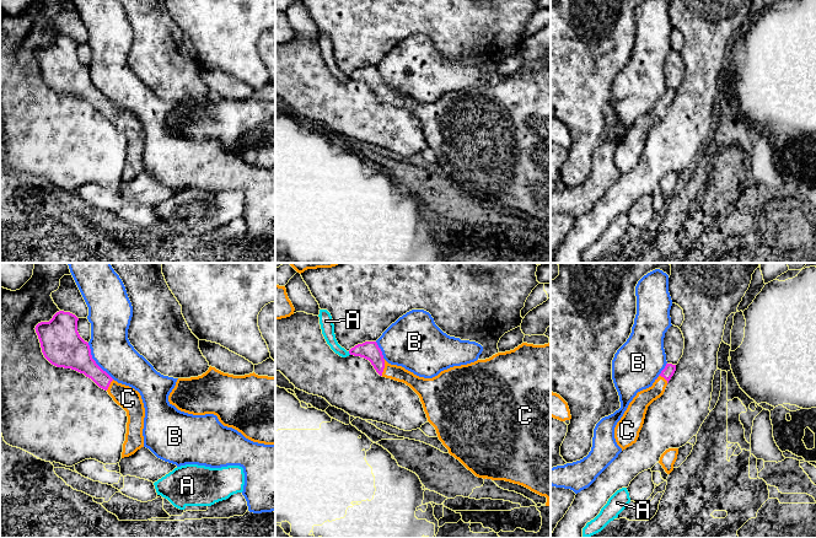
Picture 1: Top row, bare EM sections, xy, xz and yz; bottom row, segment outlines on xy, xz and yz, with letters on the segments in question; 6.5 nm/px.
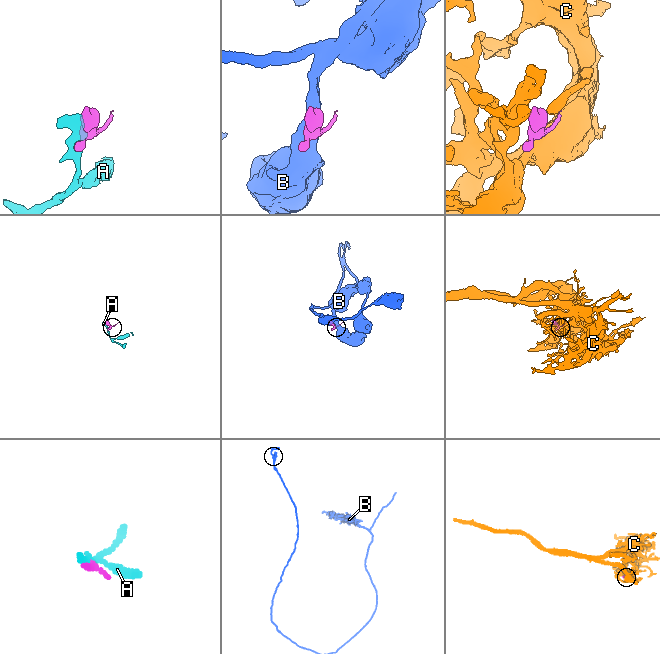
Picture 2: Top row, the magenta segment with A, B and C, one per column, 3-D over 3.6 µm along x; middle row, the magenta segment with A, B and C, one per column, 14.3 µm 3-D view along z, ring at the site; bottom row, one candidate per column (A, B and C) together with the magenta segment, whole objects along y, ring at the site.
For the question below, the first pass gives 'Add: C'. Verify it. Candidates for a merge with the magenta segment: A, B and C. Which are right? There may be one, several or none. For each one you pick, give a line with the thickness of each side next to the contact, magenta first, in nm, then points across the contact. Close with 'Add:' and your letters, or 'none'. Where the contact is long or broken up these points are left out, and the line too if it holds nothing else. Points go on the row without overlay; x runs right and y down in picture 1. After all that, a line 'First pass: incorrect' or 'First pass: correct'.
C: 120/100 nm
Add: C
First pass: correct

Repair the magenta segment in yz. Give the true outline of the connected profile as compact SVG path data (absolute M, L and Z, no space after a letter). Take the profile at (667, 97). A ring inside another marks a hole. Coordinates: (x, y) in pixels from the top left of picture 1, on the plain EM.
M666 88L653 111L638 117L629 128L627 135L614 152L614 163L622 176L637 167L648 131L664 119L675 96L676 90Z

